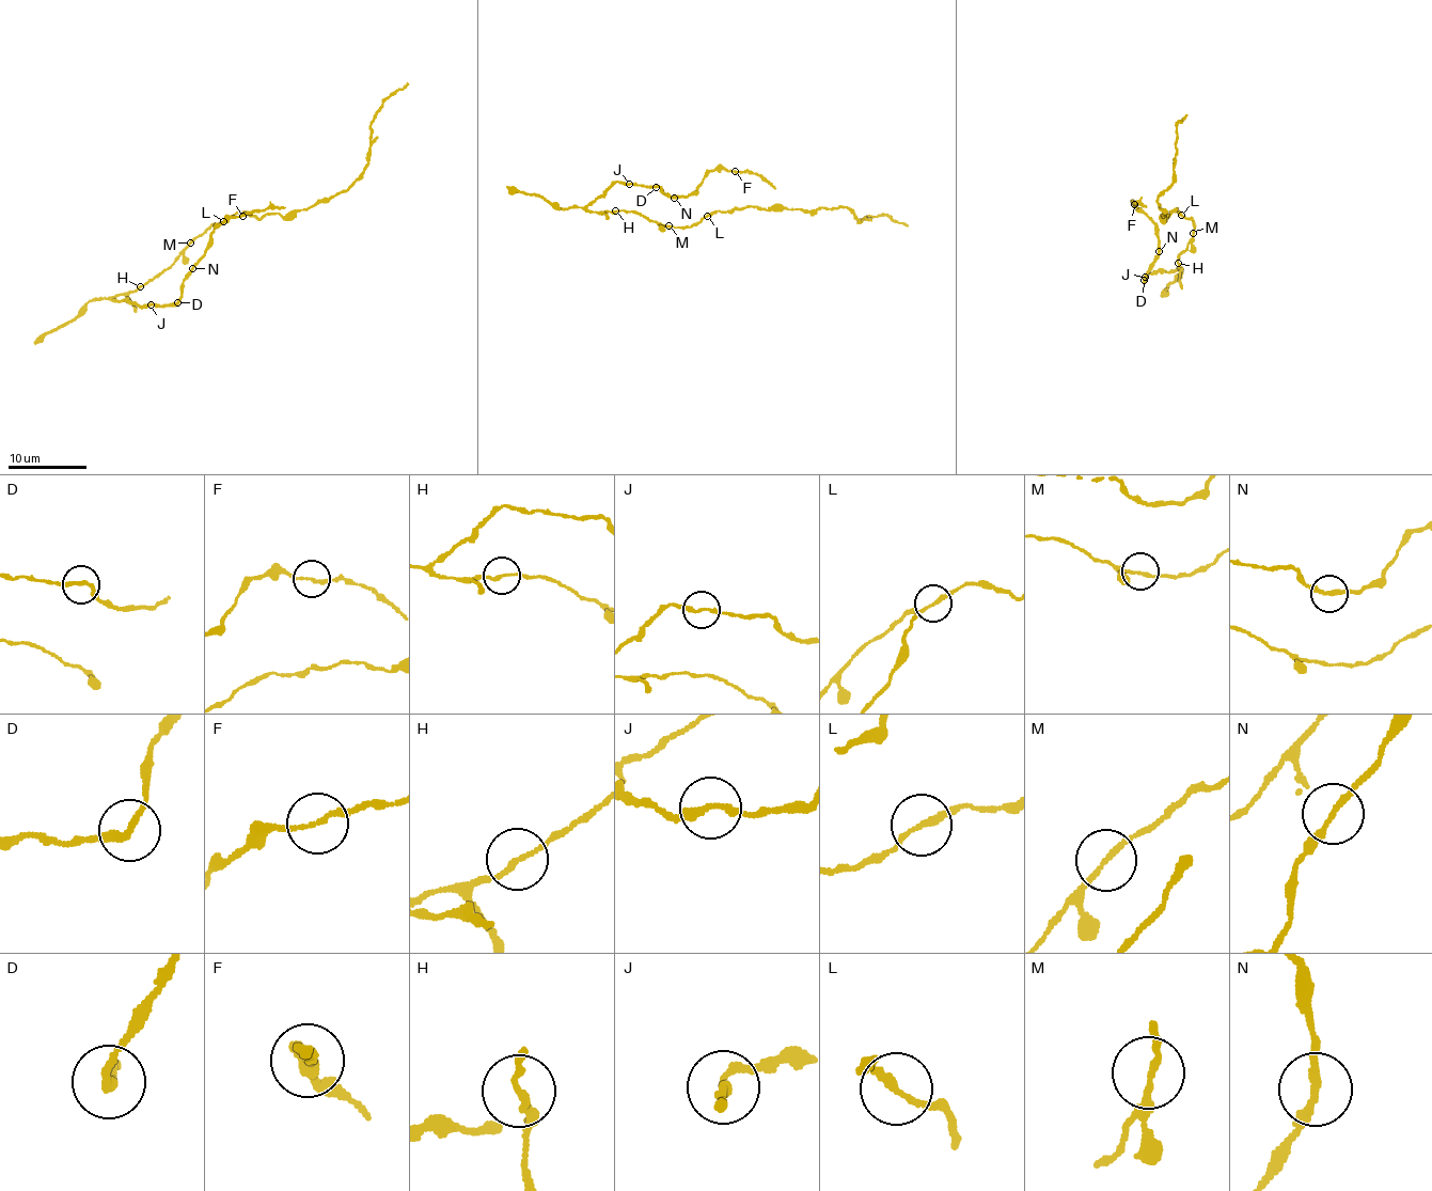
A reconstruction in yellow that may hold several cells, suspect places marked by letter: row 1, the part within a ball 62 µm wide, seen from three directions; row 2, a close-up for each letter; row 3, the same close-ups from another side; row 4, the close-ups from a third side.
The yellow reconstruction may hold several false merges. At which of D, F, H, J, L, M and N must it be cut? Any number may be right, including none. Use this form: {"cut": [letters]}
{"cut": ["F", "L"]}

